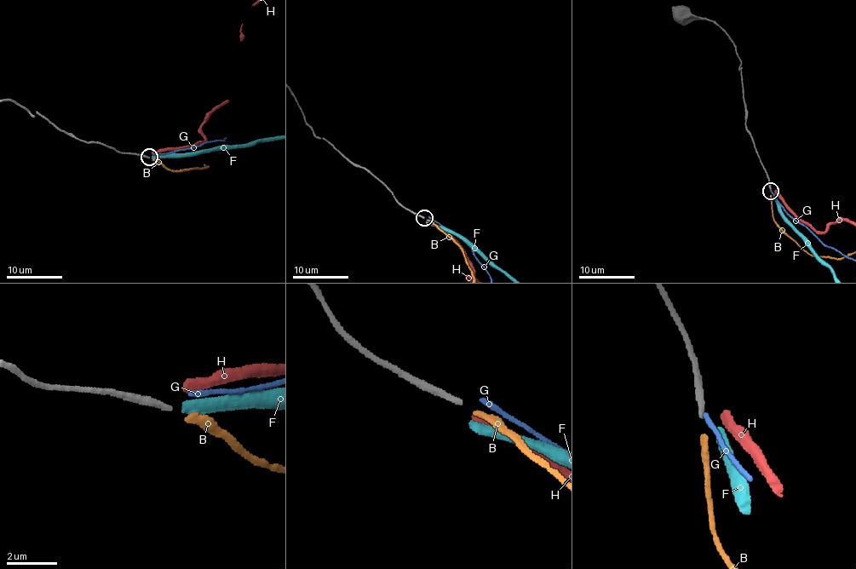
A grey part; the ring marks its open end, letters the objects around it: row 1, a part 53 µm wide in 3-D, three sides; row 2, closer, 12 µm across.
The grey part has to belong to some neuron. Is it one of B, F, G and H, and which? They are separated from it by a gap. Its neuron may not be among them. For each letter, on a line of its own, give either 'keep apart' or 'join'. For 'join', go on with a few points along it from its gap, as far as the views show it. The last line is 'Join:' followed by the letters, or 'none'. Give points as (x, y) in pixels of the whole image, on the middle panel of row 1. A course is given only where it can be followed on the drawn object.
B: keep apart
F: keep apart
G: keep apart
H: keep apart
Join: none

